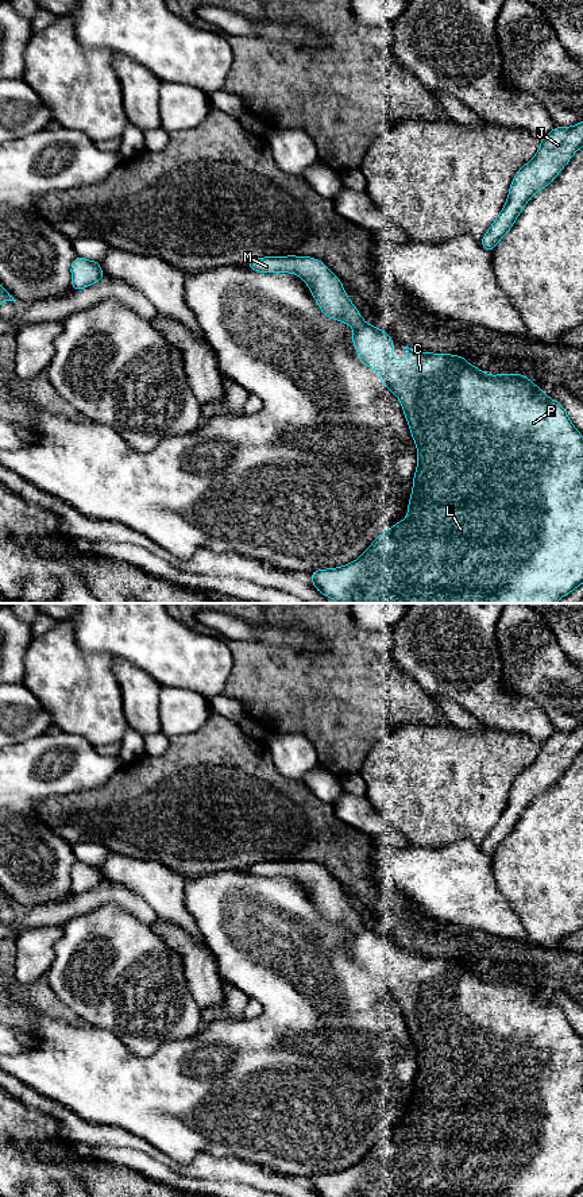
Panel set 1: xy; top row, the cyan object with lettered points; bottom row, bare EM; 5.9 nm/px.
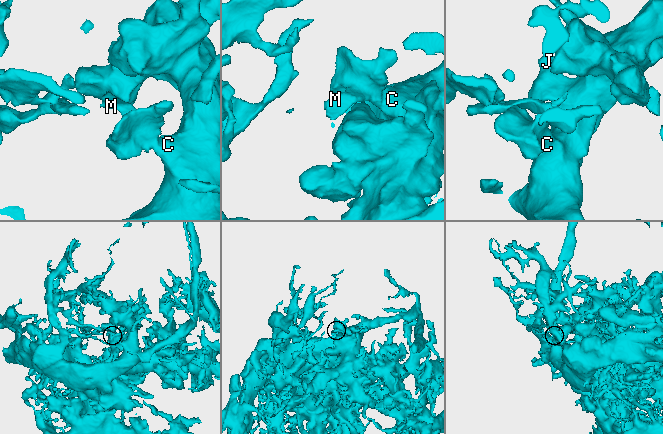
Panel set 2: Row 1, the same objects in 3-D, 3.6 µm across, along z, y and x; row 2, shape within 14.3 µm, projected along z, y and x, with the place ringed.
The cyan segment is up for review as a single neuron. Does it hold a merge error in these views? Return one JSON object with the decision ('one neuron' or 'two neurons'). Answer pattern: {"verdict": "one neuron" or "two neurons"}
{"verdict": "one neuron"}

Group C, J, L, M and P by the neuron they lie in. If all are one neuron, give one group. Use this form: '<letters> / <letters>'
C J L M P

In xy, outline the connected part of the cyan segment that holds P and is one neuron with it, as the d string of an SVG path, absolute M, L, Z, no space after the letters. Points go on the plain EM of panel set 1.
M265 861L247 866L247 870L259 877L292 877L305 885L320 915L332 924L339 924L354 932L352 949L359 965L377 974L381 989L390 993L402 1009L417 1051L417 1073L408 1109L408 1121L381 1138L355 1166L337 1173L310 1177L312 1189L318 1197L571 1197L583 1189L583 1042L571 1027L563 1009L544 999L532 984L522 978L490 980L470 969L463 961L451 958L421 957L404 951L408 955L405 965L393 964L393 942L383 934L367 928L352 906L347 901L343 888L320 864L310 861Z

